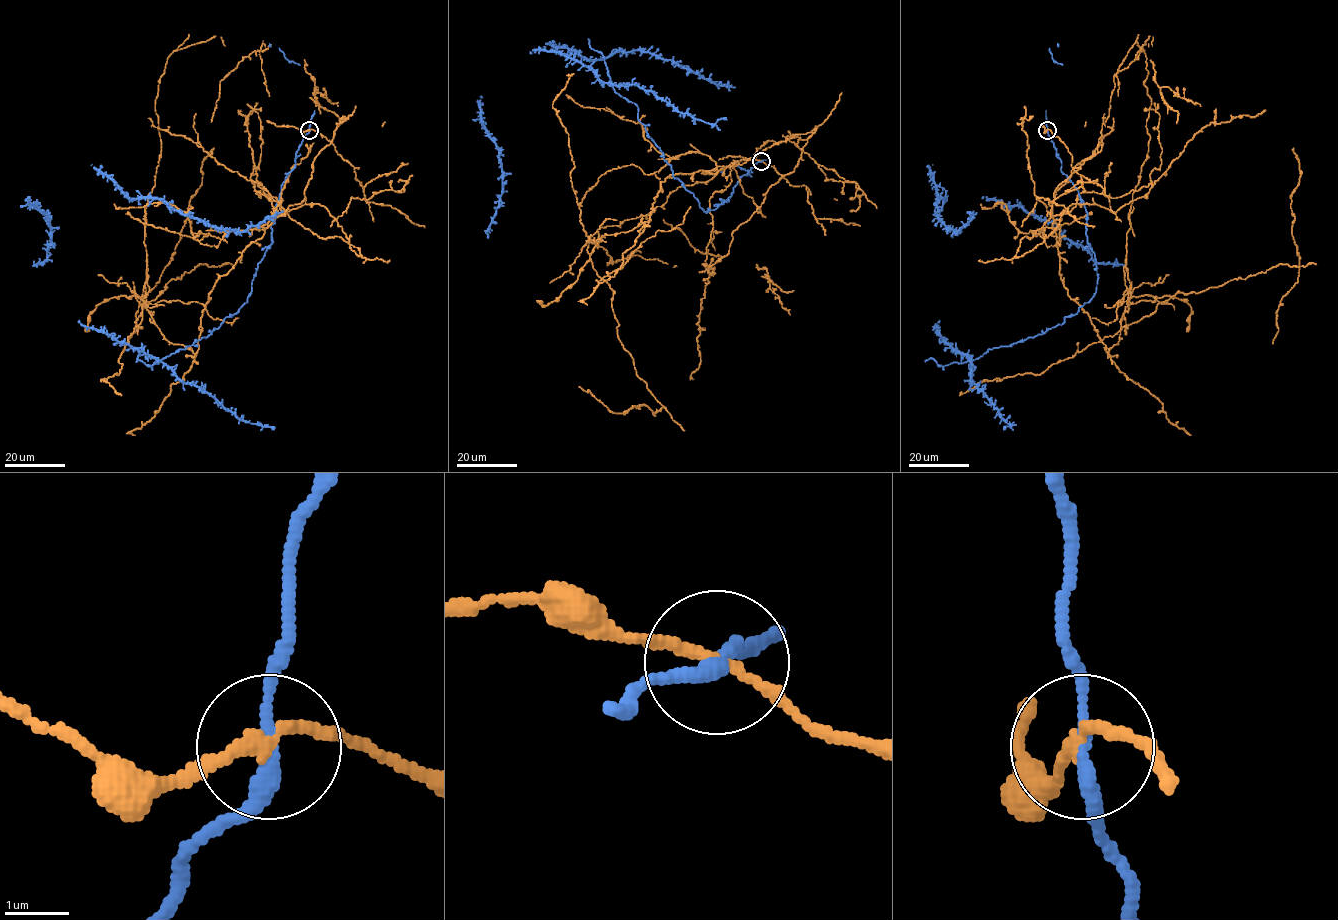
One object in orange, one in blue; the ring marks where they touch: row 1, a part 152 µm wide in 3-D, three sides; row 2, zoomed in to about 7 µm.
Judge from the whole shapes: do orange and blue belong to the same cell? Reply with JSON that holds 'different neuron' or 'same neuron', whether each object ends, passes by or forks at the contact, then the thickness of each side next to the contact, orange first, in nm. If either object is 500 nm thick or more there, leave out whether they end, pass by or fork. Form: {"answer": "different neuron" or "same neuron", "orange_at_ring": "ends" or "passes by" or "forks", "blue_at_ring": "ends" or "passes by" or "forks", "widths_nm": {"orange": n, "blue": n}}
{"answer": "different neuron", "orange_at_ring": "passes by", "blue_at_ring": "passes by", "widths_nm": {"orange": 170, "blue": 220}}

